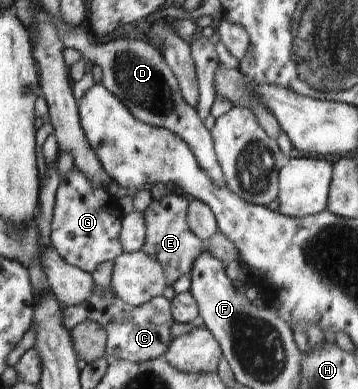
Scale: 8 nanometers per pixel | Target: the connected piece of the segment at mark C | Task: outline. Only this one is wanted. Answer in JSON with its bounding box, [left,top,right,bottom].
[62,286,174,363]

